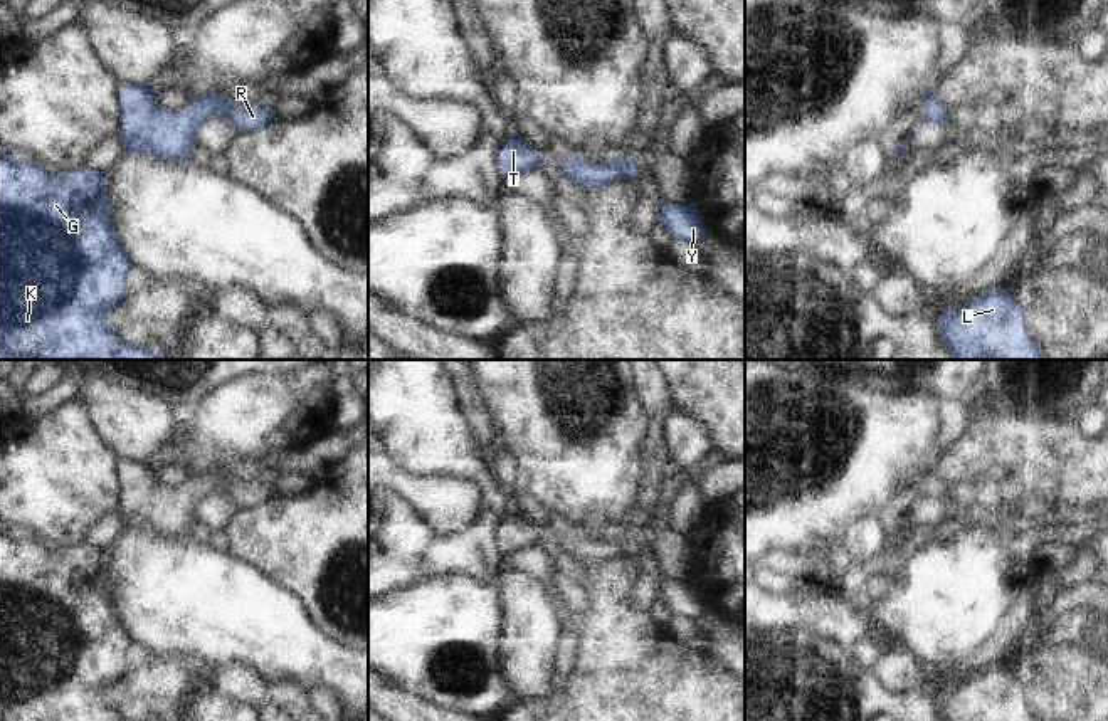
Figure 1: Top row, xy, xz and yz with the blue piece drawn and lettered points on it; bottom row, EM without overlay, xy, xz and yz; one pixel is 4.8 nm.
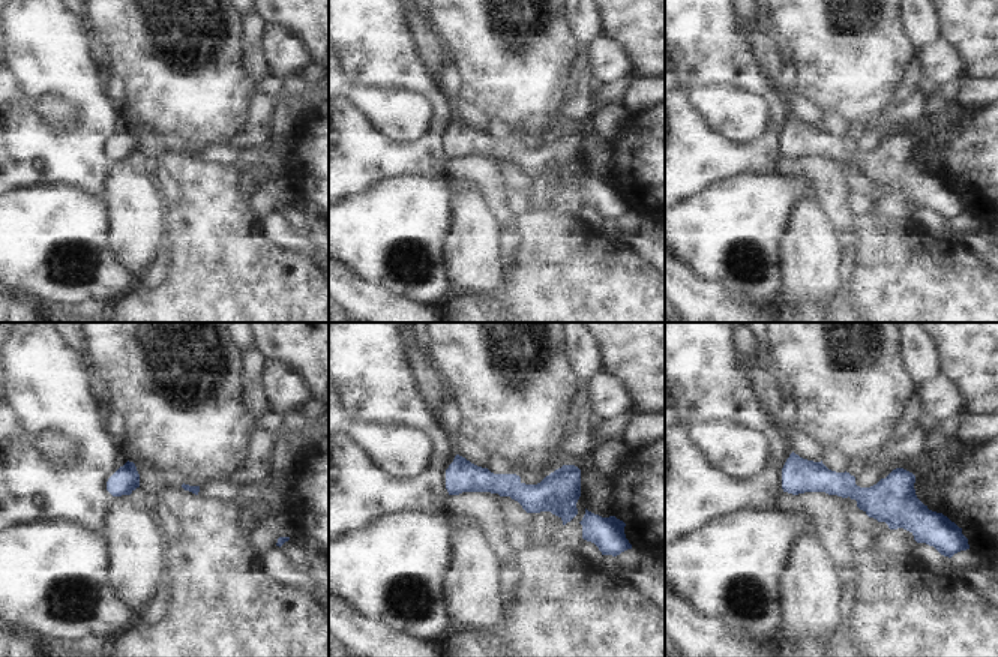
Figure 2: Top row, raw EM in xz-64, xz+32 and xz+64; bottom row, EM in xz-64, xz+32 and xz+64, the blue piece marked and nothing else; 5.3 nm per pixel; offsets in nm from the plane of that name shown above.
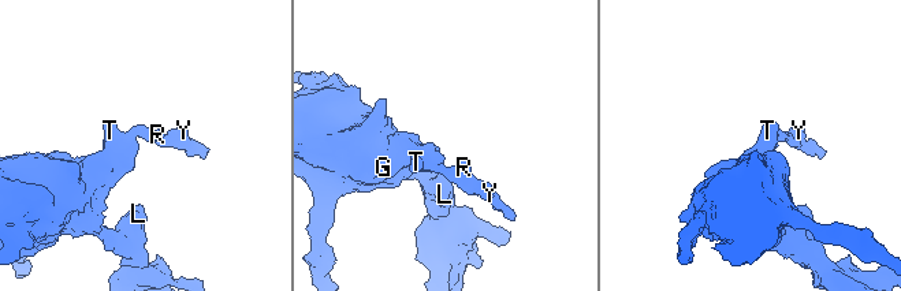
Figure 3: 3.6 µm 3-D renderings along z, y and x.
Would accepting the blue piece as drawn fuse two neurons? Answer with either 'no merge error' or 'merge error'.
no merge error

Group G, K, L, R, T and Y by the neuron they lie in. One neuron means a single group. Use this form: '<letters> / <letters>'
G K L R T Y

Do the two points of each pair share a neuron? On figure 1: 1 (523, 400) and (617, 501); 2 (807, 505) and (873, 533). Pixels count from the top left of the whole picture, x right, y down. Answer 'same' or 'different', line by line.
1: same
2: different

